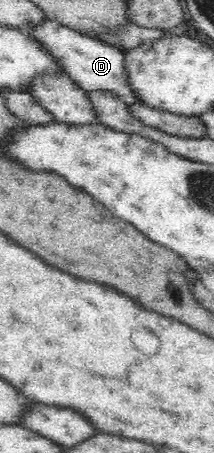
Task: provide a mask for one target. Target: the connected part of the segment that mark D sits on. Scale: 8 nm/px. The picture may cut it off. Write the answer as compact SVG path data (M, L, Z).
M52 19L43 22L37 28L23 30L35 35L37 40L41 41L59 59L68 76L83 90L103 90L112 93L119 101L129 106L144 104L144 100L140 100L140 96L137 95L137 89L133 89L133 85L131 85L129 69L127 69L127 61L125 61L125 52L121 48L75 32L70 28L61 26Z

